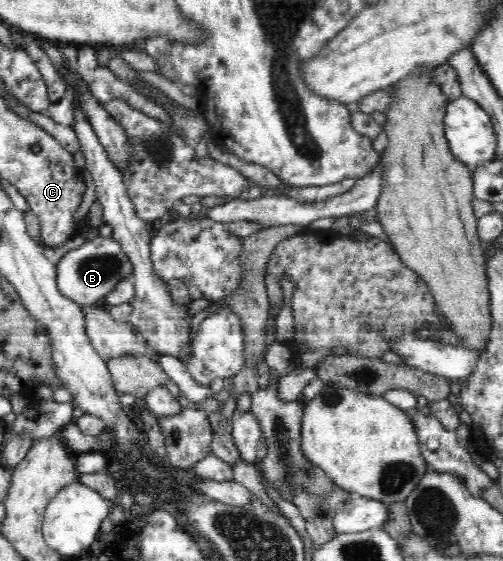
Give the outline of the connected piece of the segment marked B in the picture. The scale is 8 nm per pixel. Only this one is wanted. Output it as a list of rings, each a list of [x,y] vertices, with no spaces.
[[[97,236],[86,240],[76,249],[64,254],[57,265],[57,283],[64,297],[82,305],[103,304],[105,298],[118,286],[121,279],[133,275],[132,262],[124,254],[120,242],[113,241],[112,236]]]

